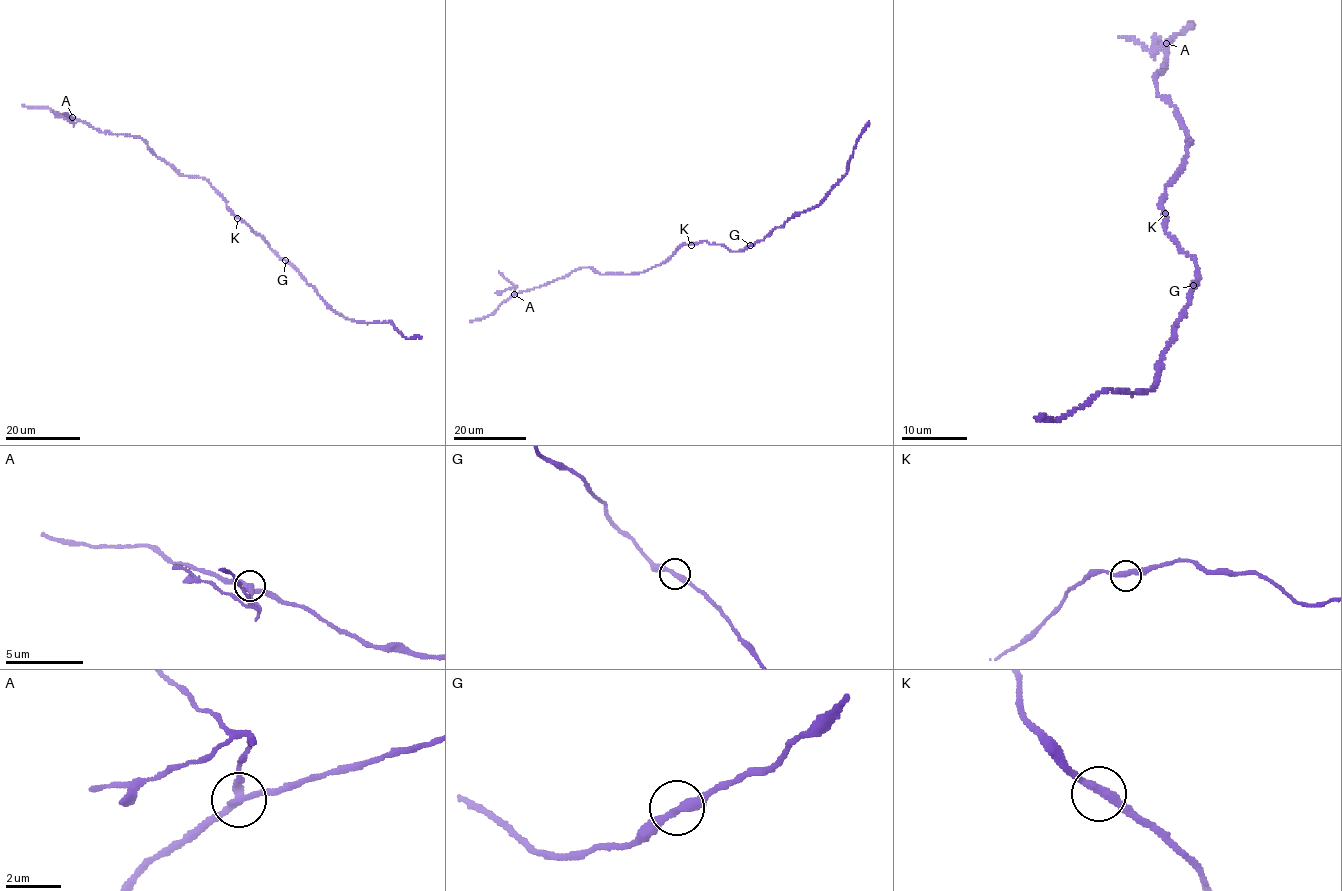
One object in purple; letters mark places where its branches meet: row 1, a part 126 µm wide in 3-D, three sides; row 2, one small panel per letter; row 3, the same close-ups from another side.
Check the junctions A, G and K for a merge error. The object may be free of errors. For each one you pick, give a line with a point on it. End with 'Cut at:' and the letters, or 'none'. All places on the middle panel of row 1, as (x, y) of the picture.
A: place (514, 294)
Cut at: A

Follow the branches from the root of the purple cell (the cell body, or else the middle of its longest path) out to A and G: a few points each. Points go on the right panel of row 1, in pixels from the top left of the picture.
A: (1164, 212), (1166, 186), (1191, 141), (1155, 79), (1166, 63), (1167, 42)
G: (1164, 212), (1166, 232), (1197, 265), (1200, 277), (1193, 285)

